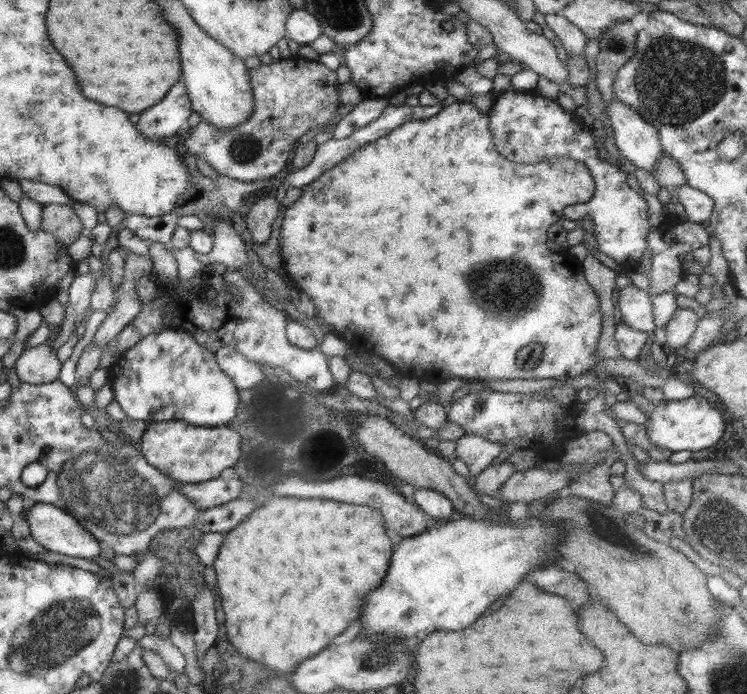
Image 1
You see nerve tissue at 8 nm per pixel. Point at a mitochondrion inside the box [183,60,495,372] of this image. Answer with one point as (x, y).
(245, 149)

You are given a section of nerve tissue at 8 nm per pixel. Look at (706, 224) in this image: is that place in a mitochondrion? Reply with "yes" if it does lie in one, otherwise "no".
no

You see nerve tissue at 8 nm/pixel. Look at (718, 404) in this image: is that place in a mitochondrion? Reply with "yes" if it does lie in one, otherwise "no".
no

